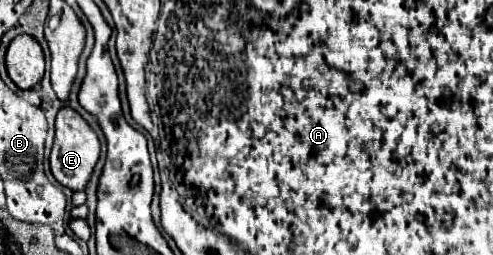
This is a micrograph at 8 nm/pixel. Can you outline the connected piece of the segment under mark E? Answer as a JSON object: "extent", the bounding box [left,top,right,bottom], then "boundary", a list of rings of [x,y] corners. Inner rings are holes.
{"extent":[51,105,99,191],"boundary":[[[69,105],[61,107],[61,111],[57,113],[57,119],[55,119],[55,139],[53,139],[53,149],[51,149],[53,177],[61,185],[65,185],[73,191],[85,189],[97,159],[99,159],[99,139],[97,139],[95,131],[89,127],[89,123],[75,109],[71,109]]]}

